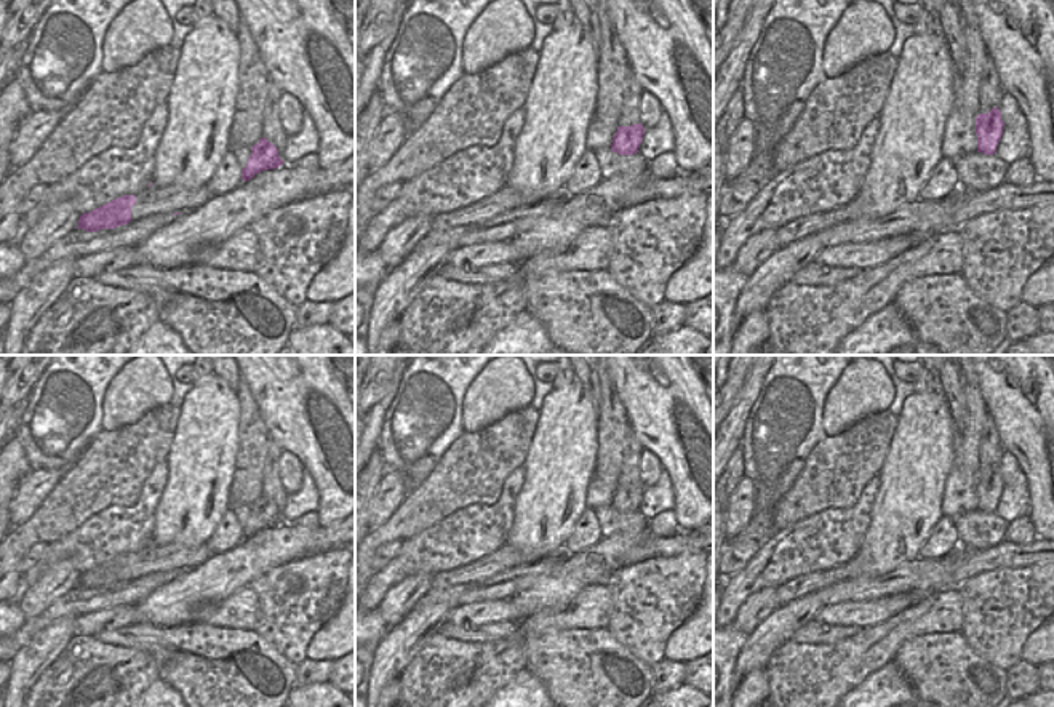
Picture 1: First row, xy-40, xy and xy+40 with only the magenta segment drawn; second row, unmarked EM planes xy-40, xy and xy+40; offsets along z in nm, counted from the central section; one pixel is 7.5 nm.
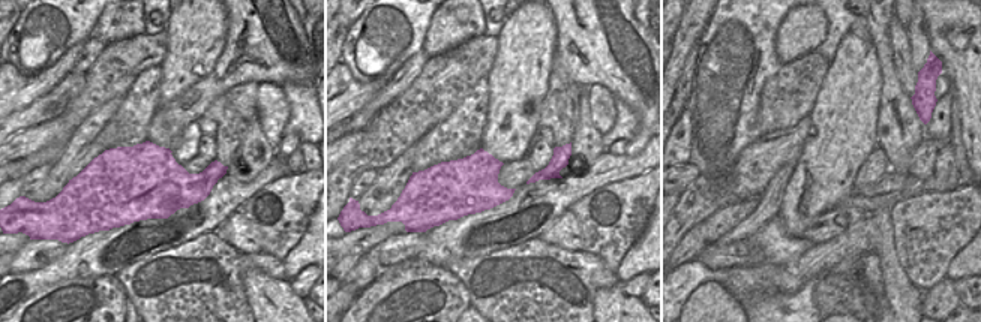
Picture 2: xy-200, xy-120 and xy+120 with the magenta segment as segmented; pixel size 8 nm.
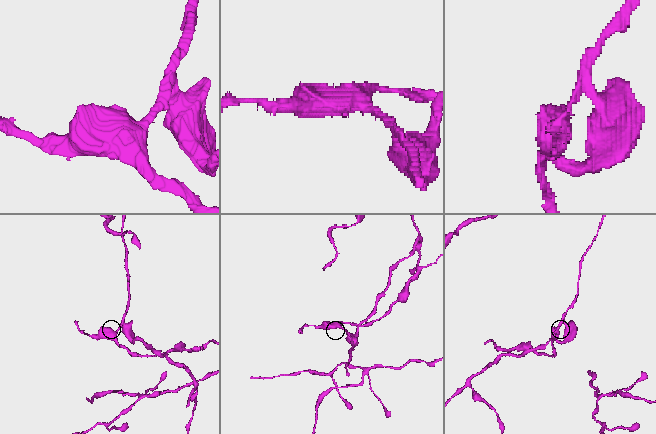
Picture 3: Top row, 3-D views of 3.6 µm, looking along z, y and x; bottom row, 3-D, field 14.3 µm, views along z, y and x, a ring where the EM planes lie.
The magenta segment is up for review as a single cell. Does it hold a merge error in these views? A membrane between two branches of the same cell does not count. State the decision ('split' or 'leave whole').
split

